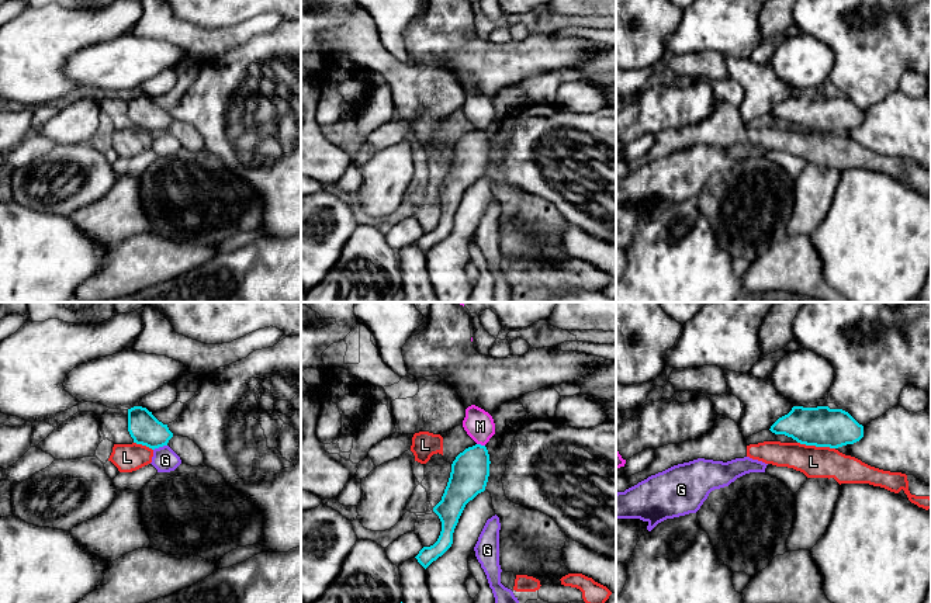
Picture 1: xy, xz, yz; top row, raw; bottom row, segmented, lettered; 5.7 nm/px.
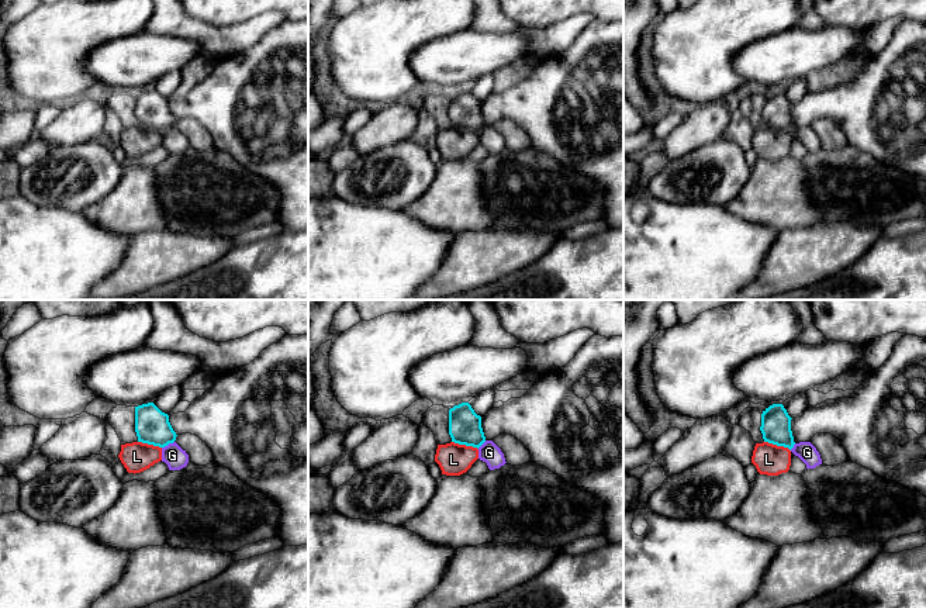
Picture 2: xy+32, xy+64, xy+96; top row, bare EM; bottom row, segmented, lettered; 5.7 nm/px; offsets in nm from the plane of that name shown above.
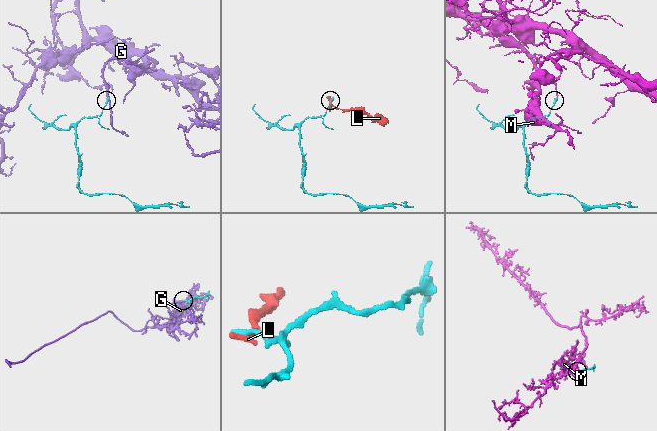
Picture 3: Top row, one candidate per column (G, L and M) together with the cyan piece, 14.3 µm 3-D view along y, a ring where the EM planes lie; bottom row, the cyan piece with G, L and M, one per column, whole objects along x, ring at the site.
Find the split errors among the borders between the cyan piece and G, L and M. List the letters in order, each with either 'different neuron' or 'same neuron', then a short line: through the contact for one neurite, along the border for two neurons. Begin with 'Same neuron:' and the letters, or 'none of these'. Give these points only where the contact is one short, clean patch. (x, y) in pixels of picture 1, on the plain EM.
Same neuron: none of these
G: different neuron; line xy (166, 130), (153, 135)
L: different neuron; line yz (798, 127), (806, 131), (829, 131), (834, 134)
M: different neuron; line xz (477, 128), (484, 131)

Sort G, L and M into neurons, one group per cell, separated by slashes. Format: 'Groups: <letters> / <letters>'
Groups: G / L / M

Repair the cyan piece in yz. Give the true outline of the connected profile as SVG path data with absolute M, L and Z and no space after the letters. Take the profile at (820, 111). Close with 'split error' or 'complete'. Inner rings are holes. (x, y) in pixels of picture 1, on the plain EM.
M793 91L769 115L792 122L800 129L830 134L854 129L863 122L863 111L848 97L828 91Z; complete

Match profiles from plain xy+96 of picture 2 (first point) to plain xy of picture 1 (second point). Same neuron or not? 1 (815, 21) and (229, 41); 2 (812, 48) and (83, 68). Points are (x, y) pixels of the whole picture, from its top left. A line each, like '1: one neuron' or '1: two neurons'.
1: one neuron
2: one neuron

